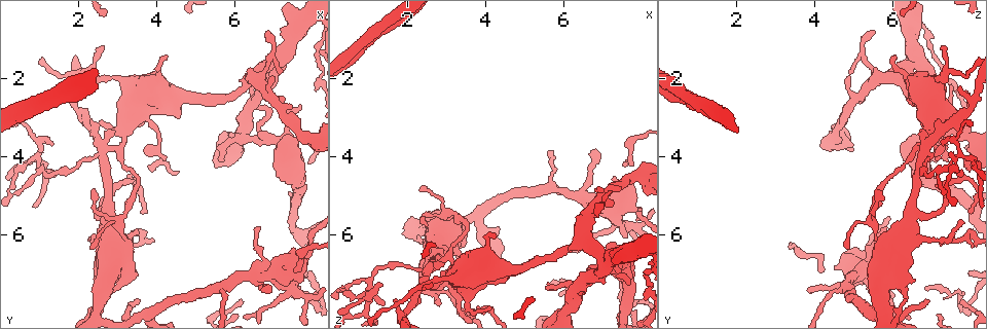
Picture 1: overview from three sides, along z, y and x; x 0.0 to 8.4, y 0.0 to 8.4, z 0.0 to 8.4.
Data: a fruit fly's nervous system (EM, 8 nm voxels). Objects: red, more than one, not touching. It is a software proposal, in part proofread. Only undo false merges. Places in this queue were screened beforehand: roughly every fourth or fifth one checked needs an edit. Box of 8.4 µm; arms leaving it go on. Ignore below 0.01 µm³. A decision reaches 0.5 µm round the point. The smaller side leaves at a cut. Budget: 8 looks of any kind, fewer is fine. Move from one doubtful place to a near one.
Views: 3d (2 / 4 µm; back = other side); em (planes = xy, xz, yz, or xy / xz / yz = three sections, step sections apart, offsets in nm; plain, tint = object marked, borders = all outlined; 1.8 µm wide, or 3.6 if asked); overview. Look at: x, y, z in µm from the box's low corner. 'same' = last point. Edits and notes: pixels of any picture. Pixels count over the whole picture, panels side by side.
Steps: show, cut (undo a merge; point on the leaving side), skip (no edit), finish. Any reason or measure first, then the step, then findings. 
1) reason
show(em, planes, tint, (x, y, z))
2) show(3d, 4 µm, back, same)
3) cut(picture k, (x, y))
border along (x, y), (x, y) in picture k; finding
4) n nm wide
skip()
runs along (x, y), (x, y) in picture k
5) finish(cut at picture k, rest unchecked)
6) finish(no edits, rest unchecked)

abrupt turn
show(3d, 4 µm, (6.70, 1.70, 6.45))

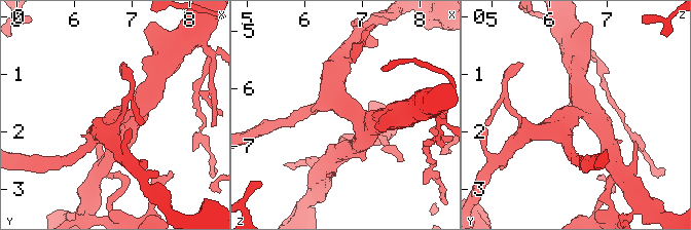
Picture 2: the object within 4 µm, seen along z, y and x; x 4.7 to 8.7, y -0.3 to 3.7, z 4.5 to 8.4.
need the tissue
show(em, planes, plain, (6.75, 1.70, 6.40))

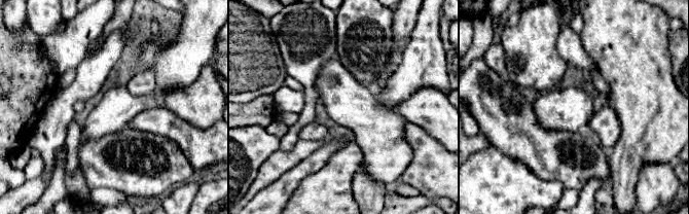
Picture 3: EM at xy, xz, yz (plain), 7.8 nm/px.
show(em, planes, tint, same)

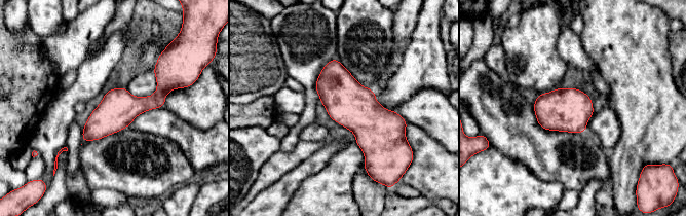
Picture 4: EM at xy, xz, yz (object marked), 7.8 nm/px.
300 nm wide
skip()
runs along (172, 86), (120, 107), (84, 138) in picture 4; one neuron here

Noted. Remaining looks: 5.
four-way junction
show(em, xz, step 8, tint, (6.40, 7.05, 4.90))

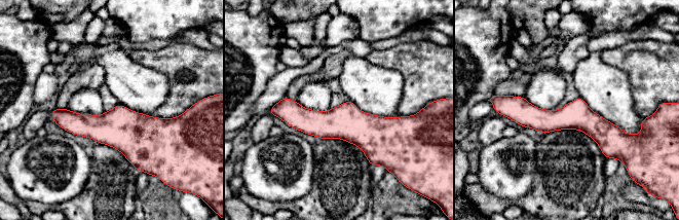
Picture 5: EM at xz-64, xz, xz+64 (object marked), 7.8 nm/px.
show(em, xy, step 16, borders, same)

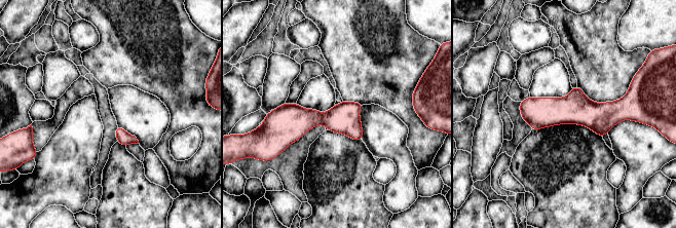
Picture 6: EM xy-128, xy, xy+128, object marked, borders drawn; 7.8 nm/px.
skip()
runs along (522, 103), (534, 111), (627, 109) in picture 6; continuous, no second neuron

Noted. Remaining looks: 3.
abrupt turn
show(3d, 2 µm, (1.00, 3.95, 7.60))

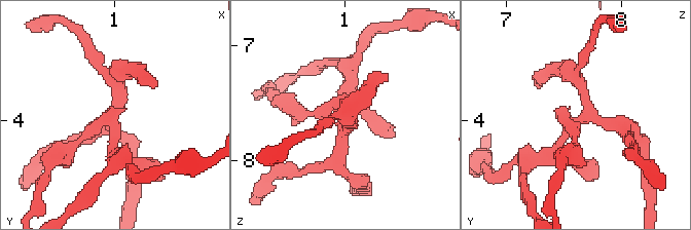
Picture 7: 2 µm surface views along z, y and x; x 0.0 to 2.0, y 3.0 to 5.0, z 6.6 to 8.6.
shape alone is not enough
show(em, 3.6 µm, xz, step 4, tint, (0.98, 3.96, 7.66))

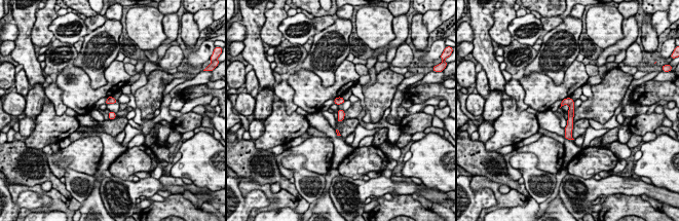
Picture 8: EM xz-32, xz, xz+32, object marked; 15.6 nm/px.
130 nm wide
skip()
runs along (567, 100), (570, 103), (568, 137) in picture 8; continuous, no second neuron

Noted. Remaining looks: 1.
finish(no edits, rest unchecked)

